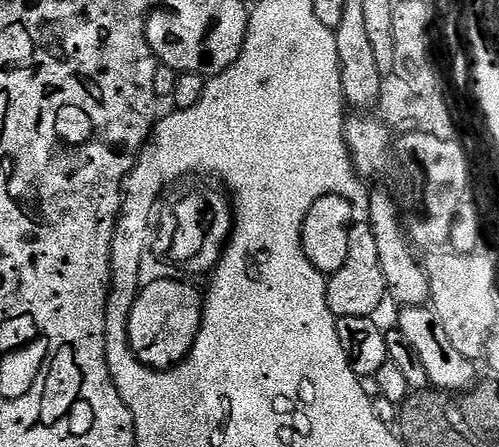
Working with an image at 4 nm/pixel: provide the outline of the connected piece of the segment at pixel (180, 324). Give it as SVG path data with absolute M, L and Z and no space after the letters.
M176 280L145 283L137 293L128 323L128 341L132 352L148 368L164 371L188 356L200 332L203 297L190 285Z

